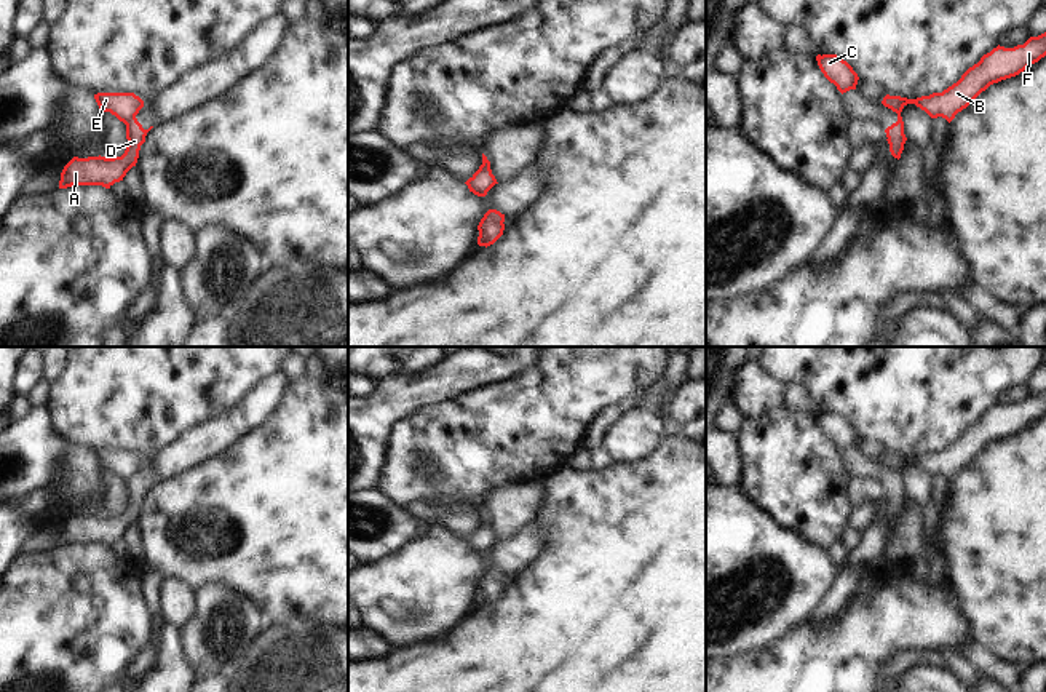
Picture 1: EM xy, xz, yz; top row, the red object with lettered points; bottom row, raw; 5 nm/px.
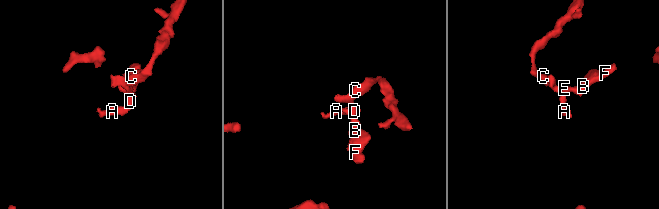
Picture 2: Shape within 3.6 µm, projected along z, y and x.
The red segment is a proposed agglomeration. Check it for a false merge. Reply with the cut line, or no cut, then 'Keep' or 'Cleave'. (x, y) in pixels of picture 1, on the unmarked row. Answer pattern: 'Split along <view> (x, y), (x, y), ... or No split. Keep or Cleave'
Split along xy (134, 473), (125, 481). Cleave.

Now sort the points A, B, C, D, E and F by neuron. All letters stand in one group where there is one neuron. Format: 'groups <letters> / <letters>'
groups A D / B C E F

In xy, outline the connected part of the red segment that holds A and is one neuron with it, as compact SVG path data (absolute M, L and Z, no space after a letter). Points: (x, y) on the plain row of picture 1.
M133 475L126 481L128 503L121 515L73 515L61 531L59 547L72 543L102 543L110 547L115 540L123 539L126 531L136 524L141 503L152 486L144 487L137 476Z

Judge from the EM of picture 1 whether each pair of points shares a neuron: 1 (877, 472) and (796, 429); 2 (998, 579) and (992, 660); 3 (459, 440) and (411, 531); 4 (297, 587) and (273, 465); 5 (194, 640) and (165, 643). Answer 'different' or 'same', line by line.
1: different
2: different
3: different
4: same
5: different

